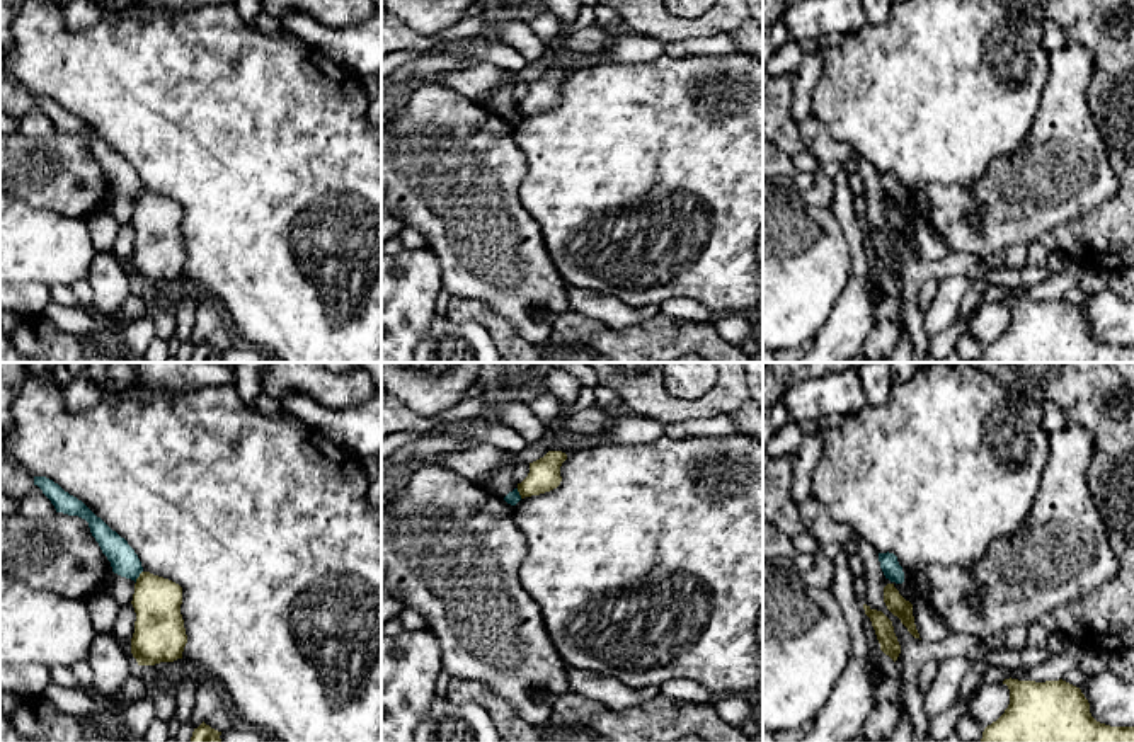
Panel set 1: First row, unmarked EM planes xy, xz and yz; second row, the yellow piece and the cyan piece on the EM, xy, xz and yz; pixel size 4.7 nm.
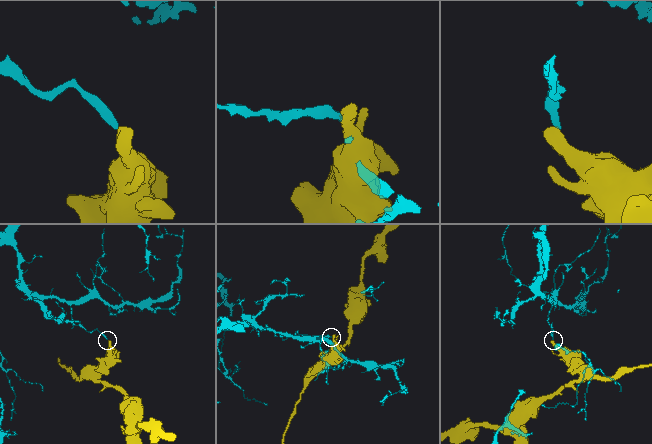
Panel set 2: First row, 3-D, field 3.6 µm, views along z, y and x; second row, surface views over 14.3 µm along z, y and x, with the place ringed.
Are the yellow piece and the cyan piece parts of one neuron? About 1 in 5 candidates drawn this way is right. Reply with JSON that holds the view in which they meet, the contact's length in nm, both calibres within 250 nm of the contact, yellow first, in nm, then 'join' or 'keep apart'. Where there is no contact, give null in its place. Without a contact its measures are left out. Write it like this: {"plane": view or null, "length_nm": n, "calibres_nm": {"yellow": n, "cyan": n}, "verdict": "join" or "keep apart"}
{"plane": "xy", "length_nm": 70, "calibres_nm": {"yellow": 220, "cyan": 140}, "verdict": "keep apart"}

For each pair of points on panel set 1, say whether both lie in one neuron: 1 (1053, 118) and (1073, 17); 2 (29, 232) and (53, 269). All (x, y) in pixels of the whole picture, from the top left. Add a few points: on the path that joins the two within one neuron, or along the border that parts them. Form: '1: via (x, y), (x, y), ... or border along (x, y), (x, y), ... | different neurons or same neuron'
1: border along (1070, 39), (1082, 45), (1092, 55), (1092, 74) | different neurons
2: via (36, 240), (53, 261) | same neuron

